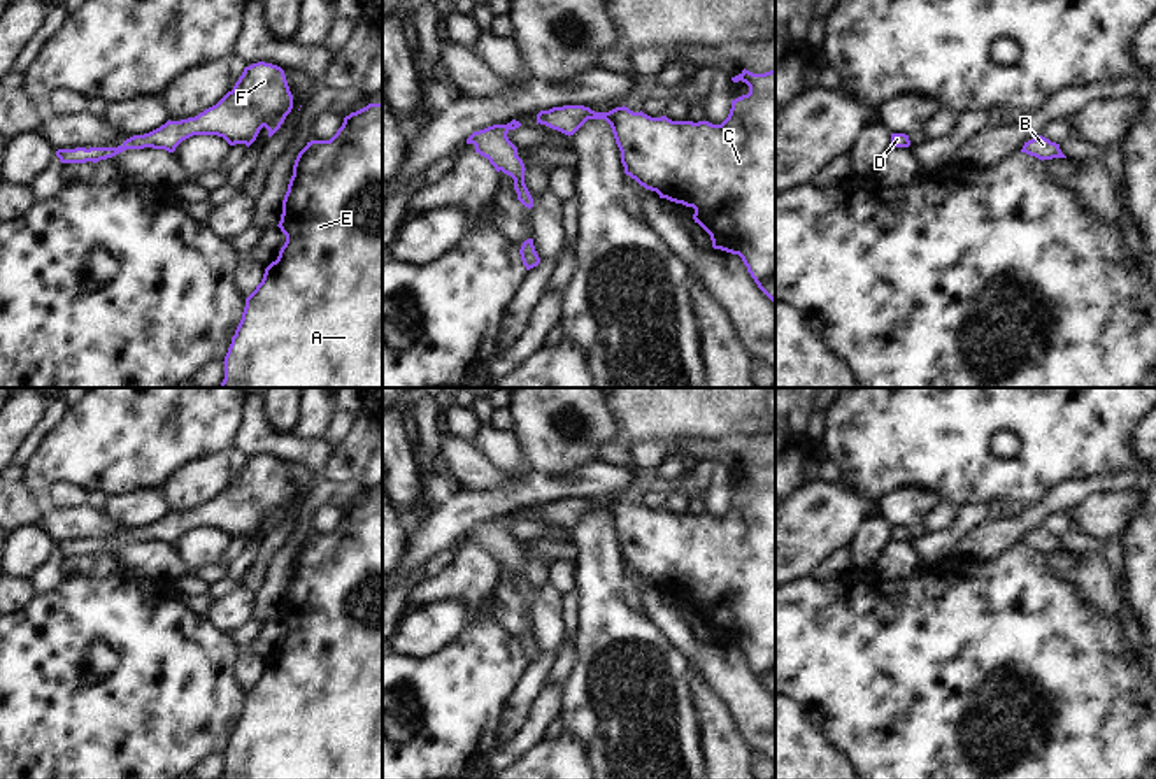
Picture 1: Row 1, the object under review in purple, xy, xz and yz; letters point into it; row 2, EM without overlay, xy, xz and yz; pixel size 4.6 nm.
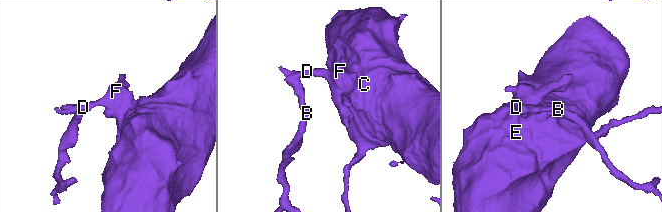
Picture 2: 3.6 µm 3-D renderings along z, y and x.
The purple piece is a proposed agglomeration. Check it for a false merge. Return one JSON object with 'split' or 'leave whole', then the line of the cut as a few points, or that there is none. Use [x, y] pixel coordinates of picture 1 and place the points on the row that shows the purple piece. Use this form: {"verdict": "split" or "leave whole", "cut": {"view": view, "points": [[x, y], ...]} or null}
{"verdict": "leave whole", "cut": null}

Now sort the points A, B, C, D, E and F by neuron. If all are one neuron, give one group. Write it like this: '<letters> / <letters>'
A B C D E F

